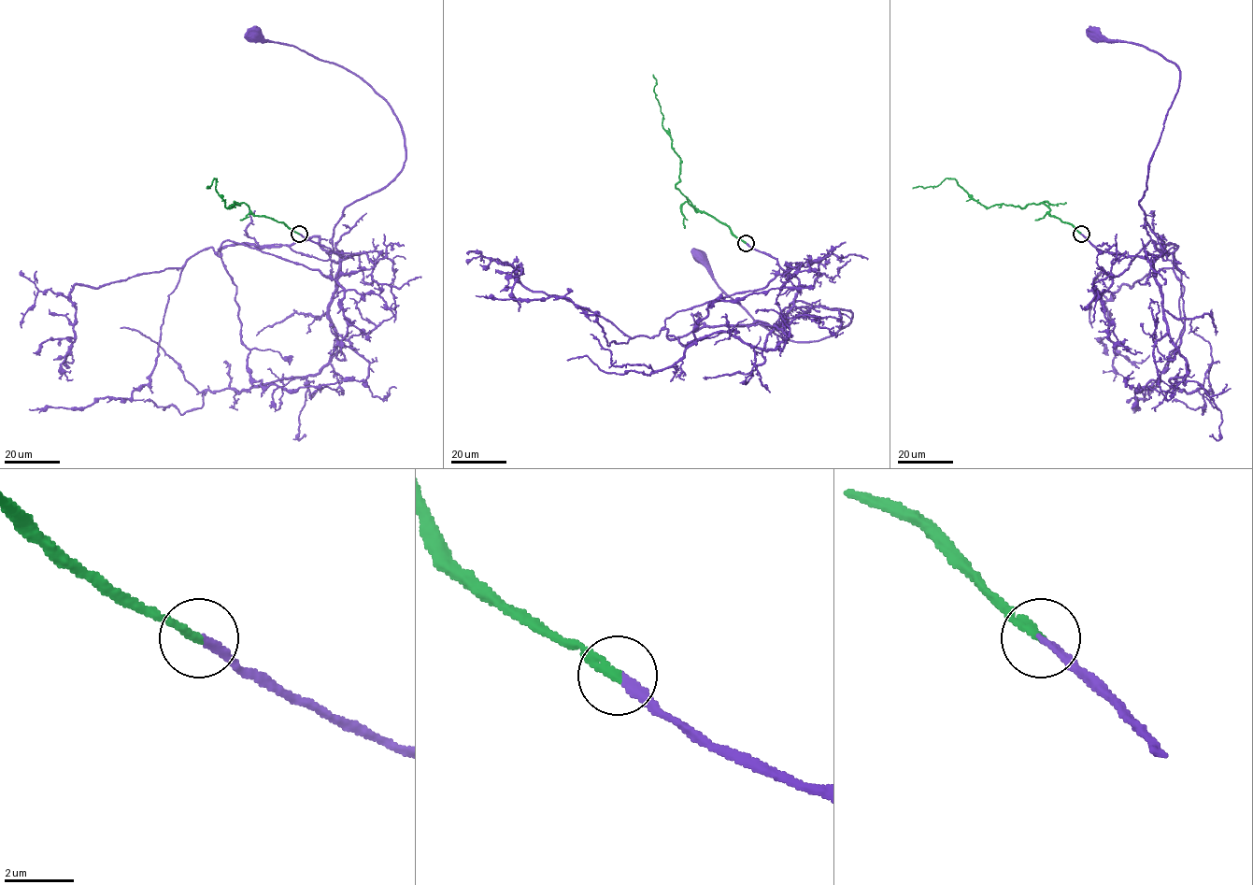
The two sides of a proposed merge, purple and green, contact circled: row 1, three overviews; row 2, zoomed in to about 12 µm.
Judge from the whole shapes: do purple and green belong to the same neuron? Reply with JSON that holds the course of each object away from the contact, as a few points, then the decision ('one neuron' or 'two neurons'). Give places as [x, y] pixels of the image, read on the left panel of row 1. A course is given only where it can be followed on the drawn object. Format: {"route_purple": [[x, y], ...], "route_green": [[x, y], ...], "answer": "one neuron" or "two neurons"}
{"route_purple": [[300, 234], [350, 256], [334, 250], [342, 211], [391, 180], [405, 139], [391, 106], [361, 78], [252, 35]], "route_green": [[299, 234], [286, 224], [255, 215], [245, 204], [226, 207], [216, 191], [217, 178], [206, 188]], "answer": "one neuron"}

